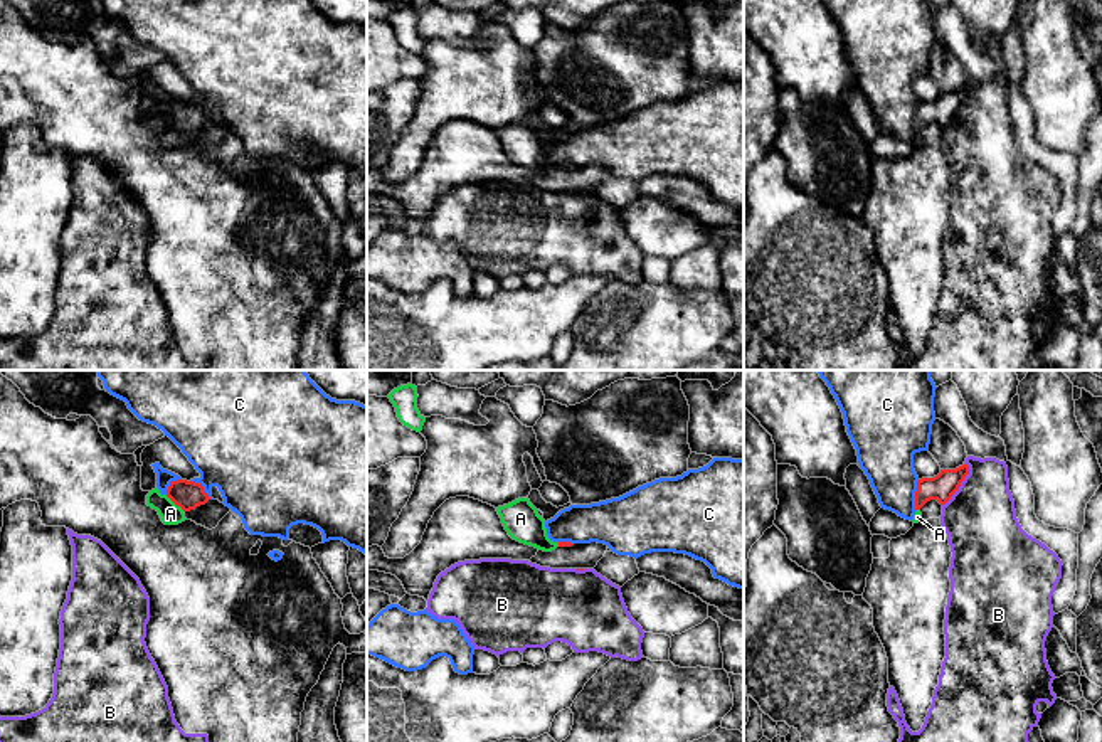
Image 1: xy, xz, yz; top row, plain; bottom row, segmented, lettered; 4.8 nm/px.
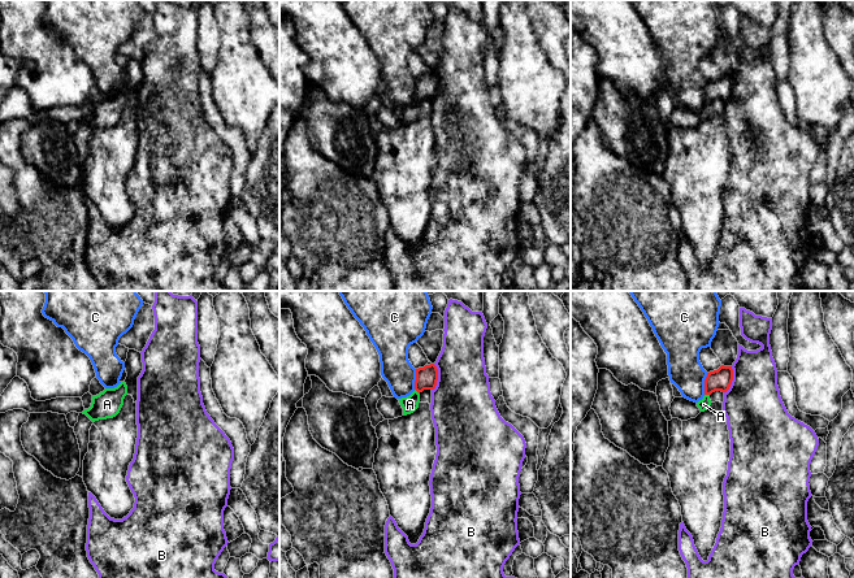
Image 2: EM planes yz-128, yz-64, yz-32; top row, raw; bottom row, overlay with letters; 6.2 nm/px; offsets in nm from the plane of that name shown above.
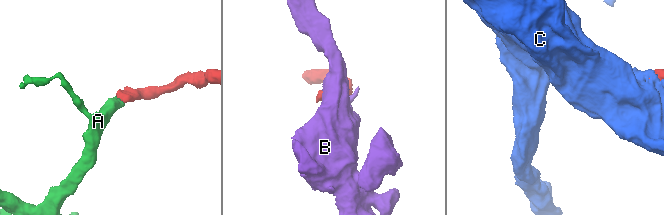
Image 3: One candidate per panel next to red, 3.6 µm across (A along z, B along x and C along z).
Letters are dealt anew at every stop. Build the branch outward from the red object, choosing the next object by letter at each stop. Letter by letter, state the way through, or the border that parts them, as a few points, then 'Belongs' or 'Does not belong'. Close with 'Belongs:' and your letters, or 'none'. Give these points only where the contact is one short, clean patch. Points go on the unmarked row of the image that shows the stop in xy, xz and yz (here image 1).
A: Path across: xy (187, 118), (175, 127), (170, 137). Belongs
B: Does not belong
C: Does not belong
Belongs: A

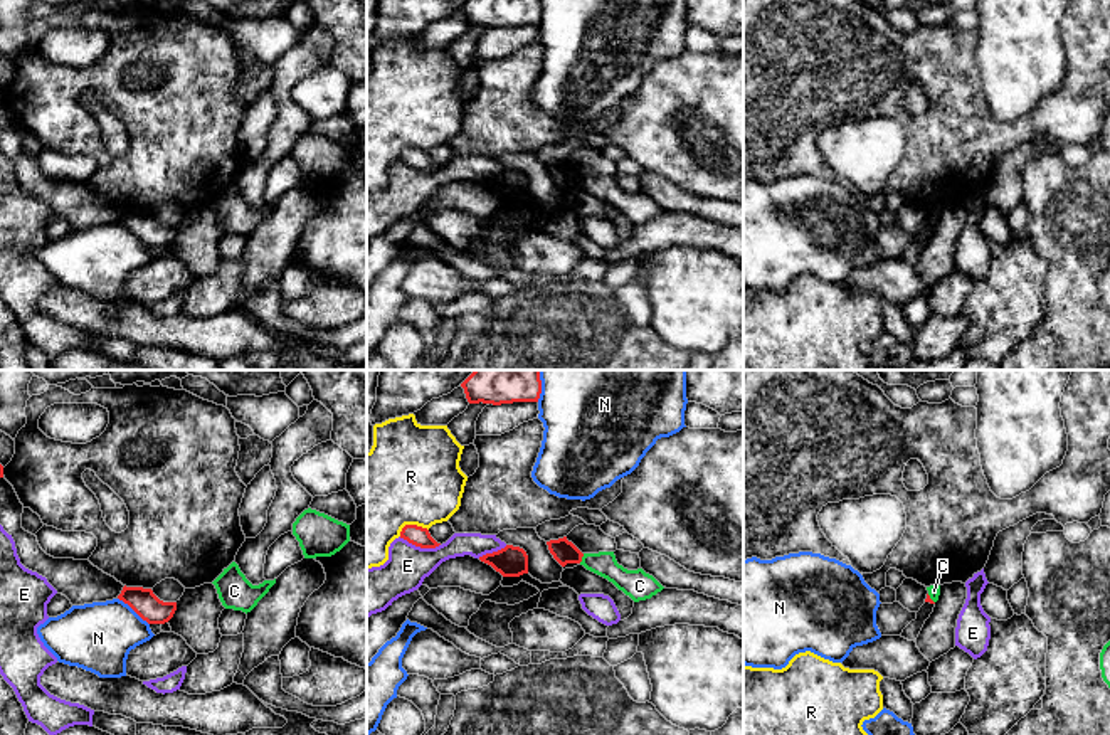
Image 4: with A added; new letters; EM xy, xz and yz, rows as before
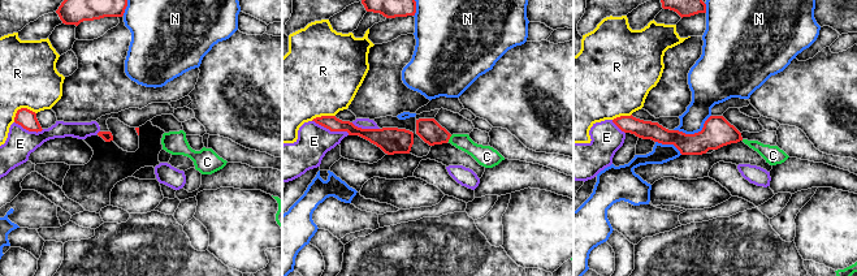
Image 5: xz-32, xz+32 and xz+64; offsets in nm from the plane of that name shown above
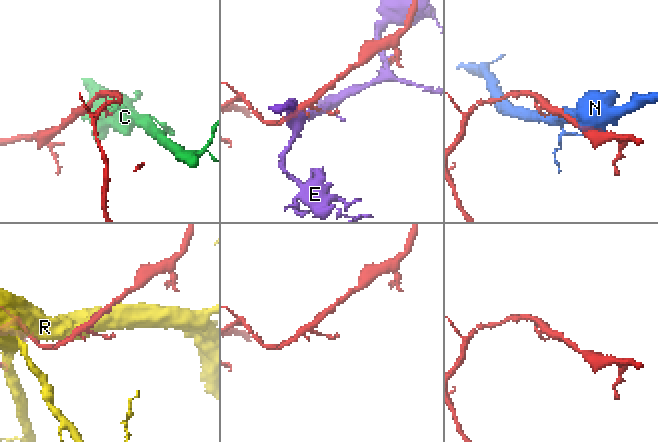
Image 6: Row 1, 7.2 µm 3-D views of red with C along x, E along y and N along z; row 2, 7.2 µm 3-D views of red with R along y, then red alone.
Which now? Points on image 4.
C: Boundary: xz (584, 177), (579, 185). Does not belong
E: Does not belong
N: Does not belong
R: Does not belong
Belongs: none

